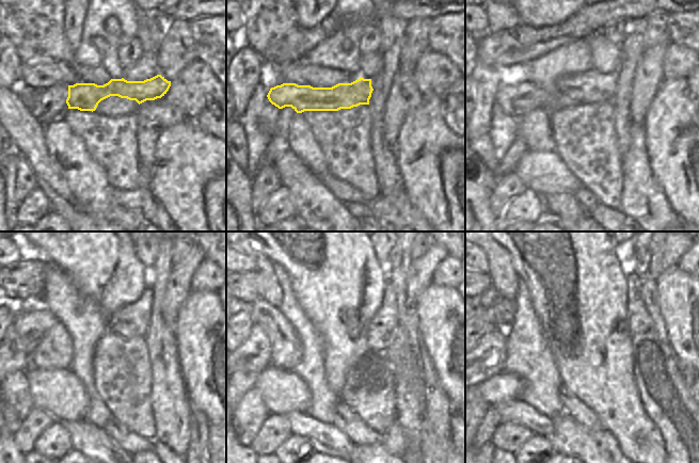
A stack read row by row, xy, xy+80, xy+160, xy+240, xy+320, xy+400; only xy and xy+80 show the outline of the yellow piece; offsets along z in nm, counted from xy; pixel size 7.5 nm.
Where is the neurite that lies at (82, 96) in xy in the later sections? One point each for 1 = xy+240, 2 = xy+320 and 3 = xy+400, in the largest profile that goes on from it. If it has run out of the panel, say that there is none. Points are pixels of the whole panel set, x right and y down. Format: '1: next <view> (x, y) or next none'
1: next xy+240 (30, 326)
2: next xy+320 (254, 354)
3: next xy+400 (487, 358)

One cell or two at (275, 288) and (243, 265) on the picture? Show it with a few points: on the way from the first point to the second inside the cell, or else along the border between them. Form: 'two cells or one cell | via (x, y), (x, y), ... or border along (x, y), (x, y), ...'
two cells | border along (238, 250), (253, 259), (254, 270)

